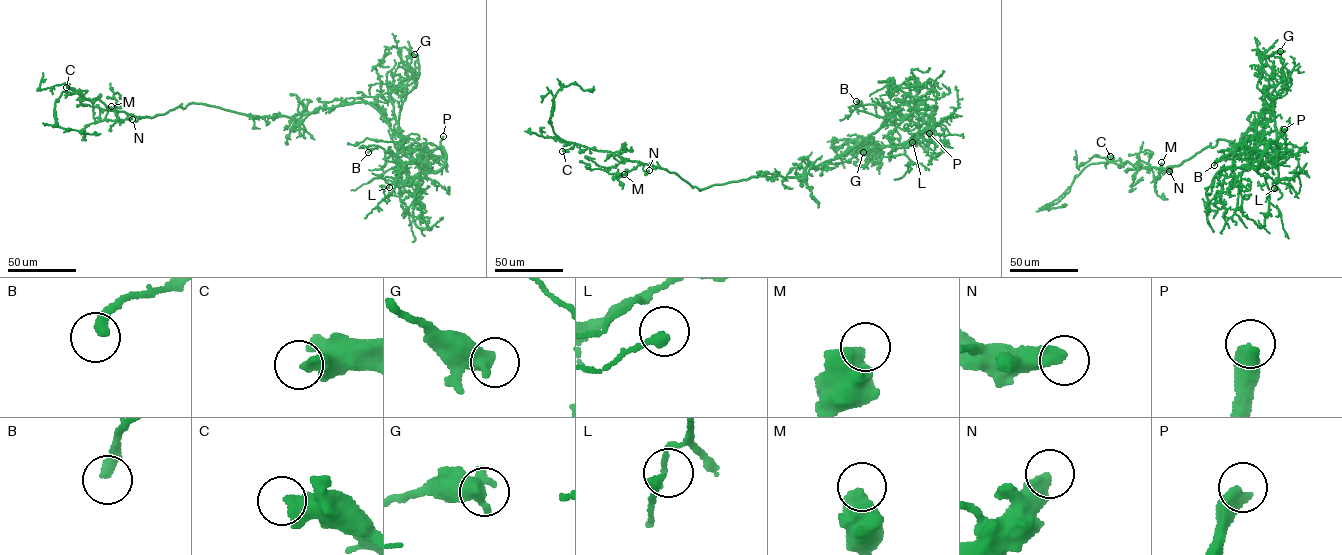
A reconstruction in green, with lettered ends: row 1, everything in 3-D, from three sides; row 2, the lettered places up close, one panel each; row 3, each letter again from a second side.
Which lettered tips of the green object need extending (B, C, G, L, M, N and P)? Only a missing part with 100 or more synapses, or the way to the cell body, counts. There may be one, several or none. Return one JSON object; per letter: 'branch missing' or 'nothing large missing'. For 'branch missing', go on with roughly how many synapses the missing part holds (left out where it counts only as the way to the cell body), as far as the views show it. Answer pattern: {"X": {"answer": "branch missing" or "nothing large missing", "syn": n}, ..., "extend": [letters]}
{"B": {"answer": "nothing large missing"}, "C": {"answer": "nothing large missing"}, "G": {"answer": "nothing large missing"}, "L": {"answer": "nothing large missing"}, "M": {"answer": "nothing large missing"}, "N": {"answer": "nothing large missing"}, "P": {"answer": "branch missing"}, "extend": ["P"]}

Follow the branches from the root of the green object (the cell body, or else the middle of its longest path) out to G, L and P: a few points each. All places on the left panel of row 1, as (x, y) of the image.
G: (258, 118), (298, 119), (320, 108), (373, 105), (374, 97), (406, 83), (412, 75), (407, 56), (414, 54)
L: (258, 118), (298, 119), (367, 102), (395, 133), (407, 136), (402, 148), (423, 152), (389, 187)
P: (258, 118), (298, 119), (320, 108), (367, 102), (395, 133), (431, 154), (445, 156), (440, 146), (443, 136)

